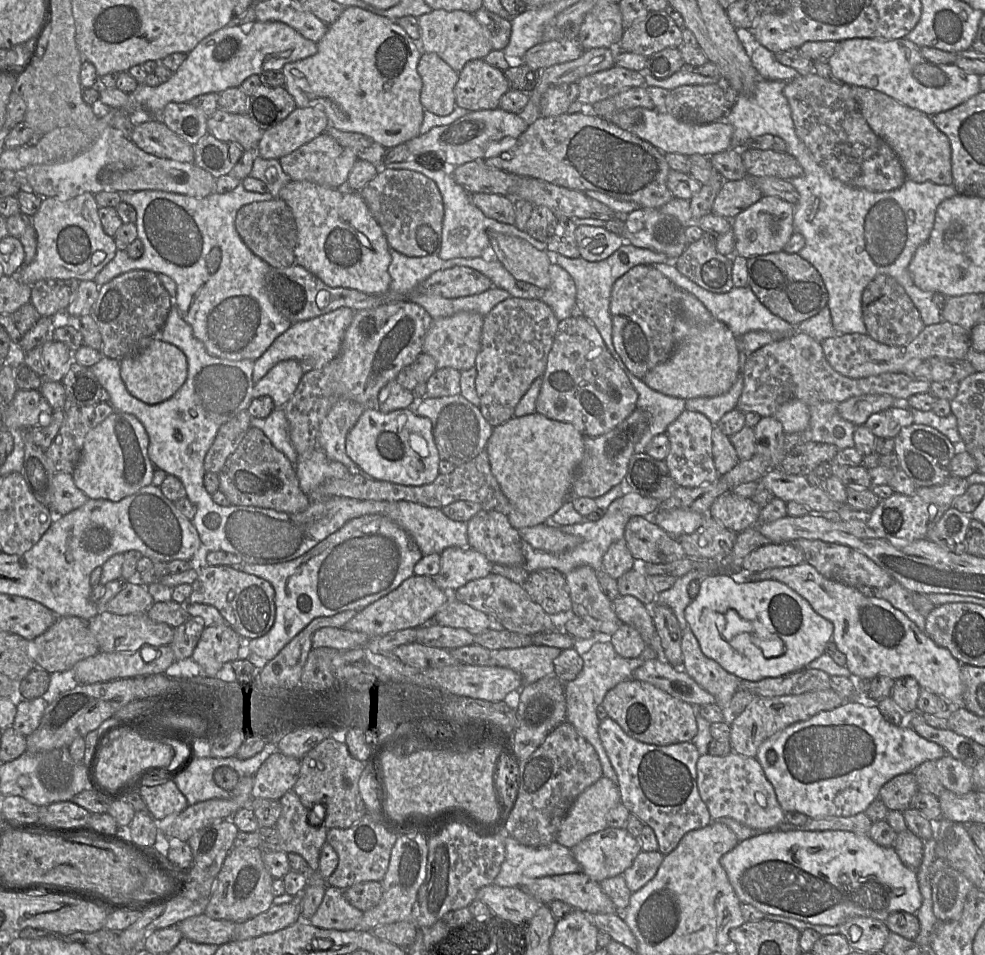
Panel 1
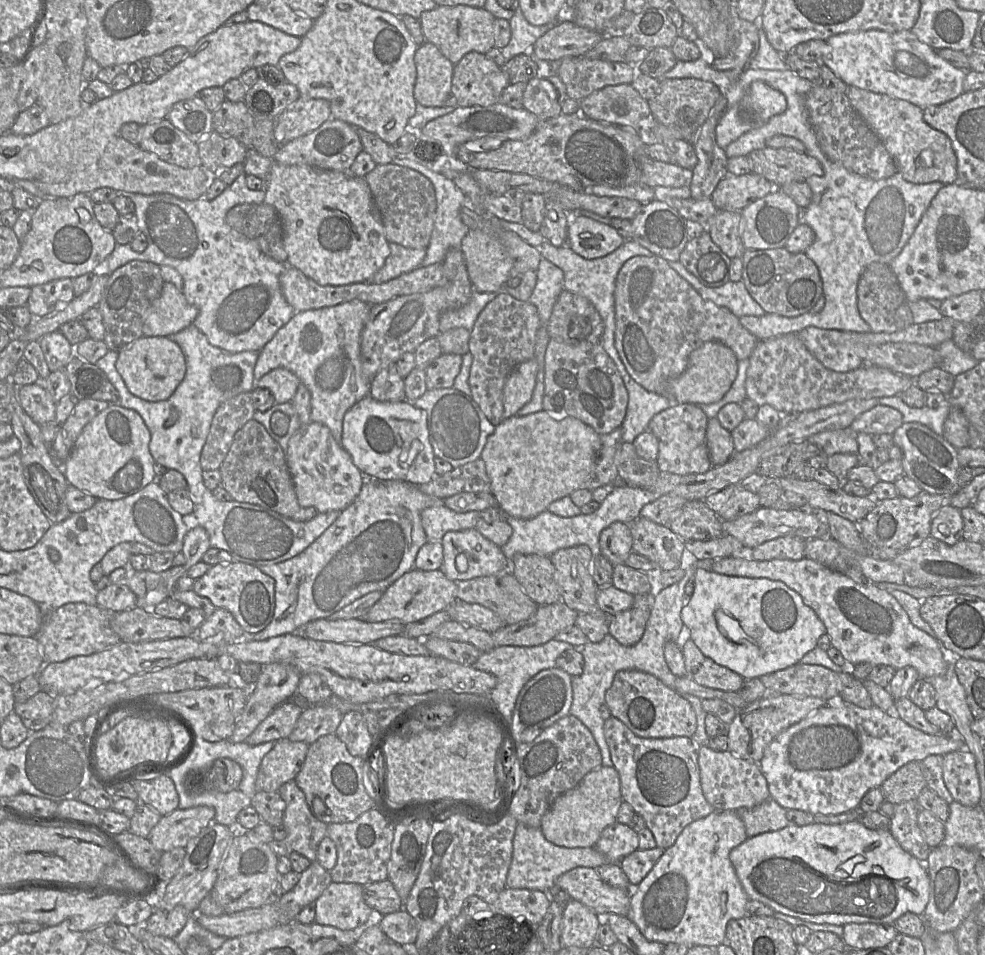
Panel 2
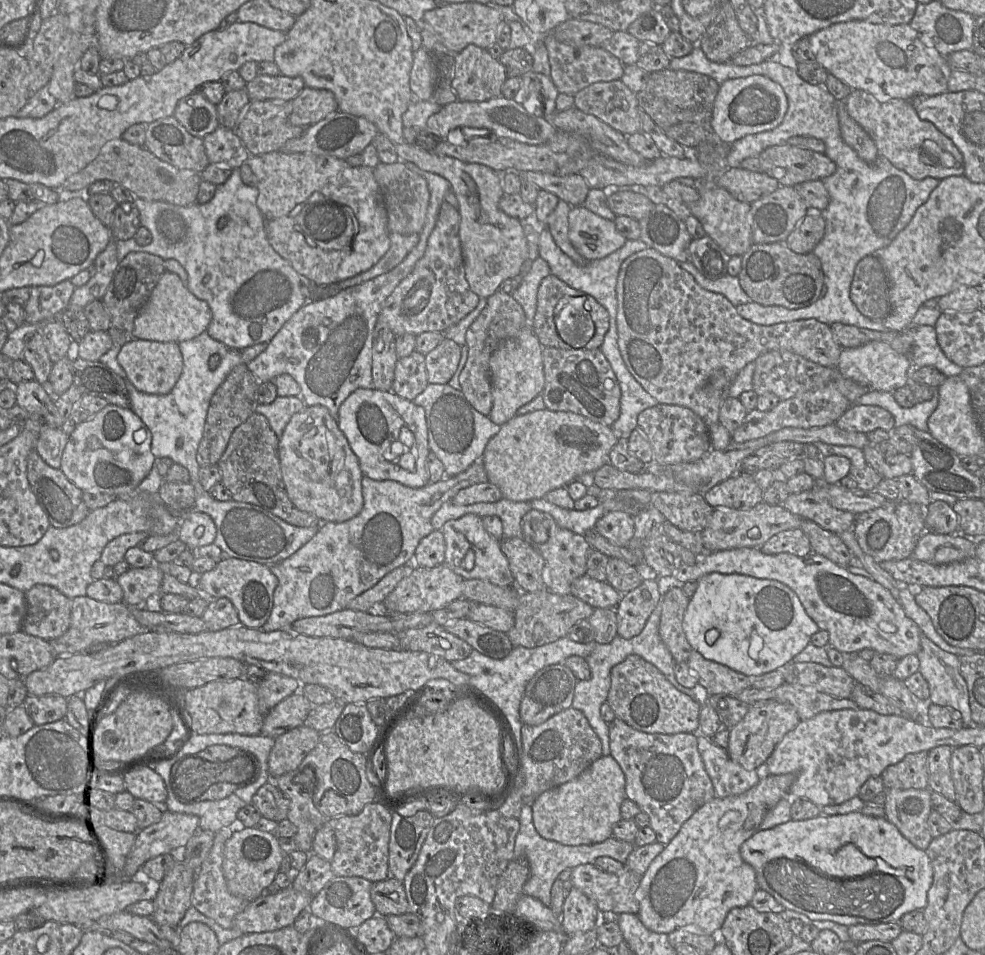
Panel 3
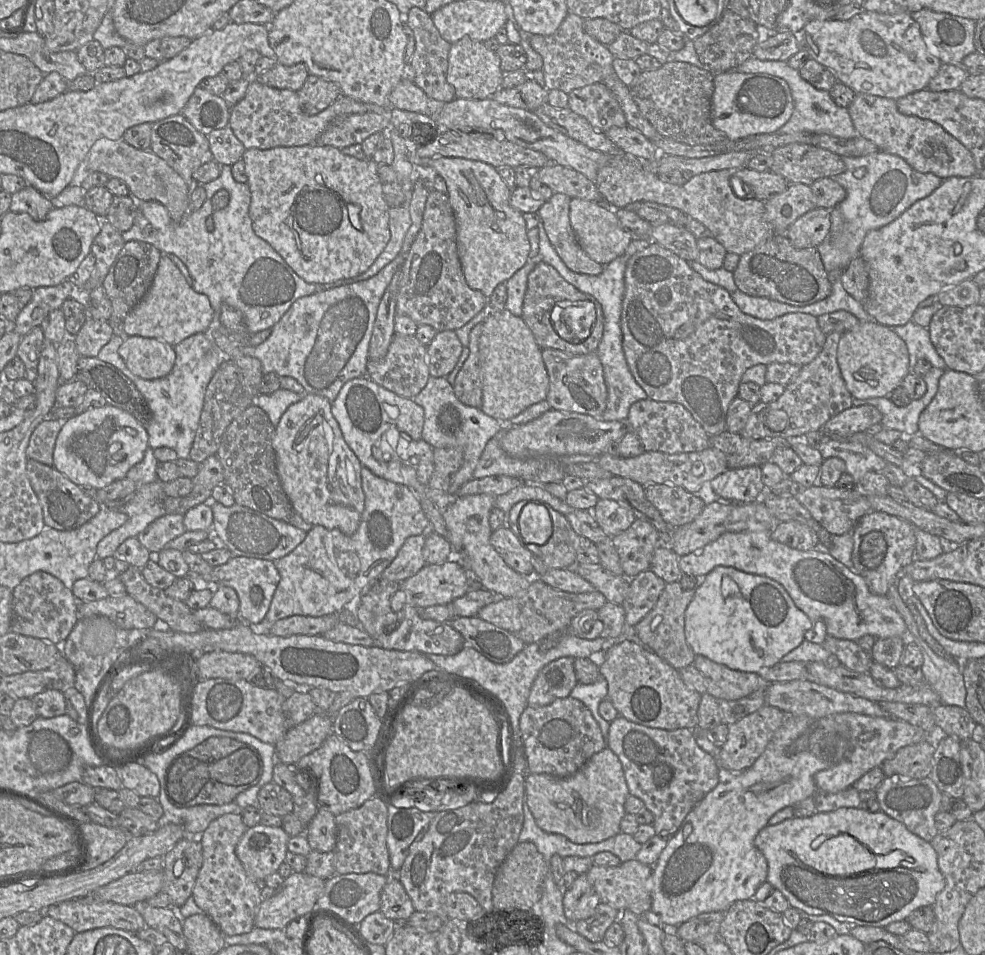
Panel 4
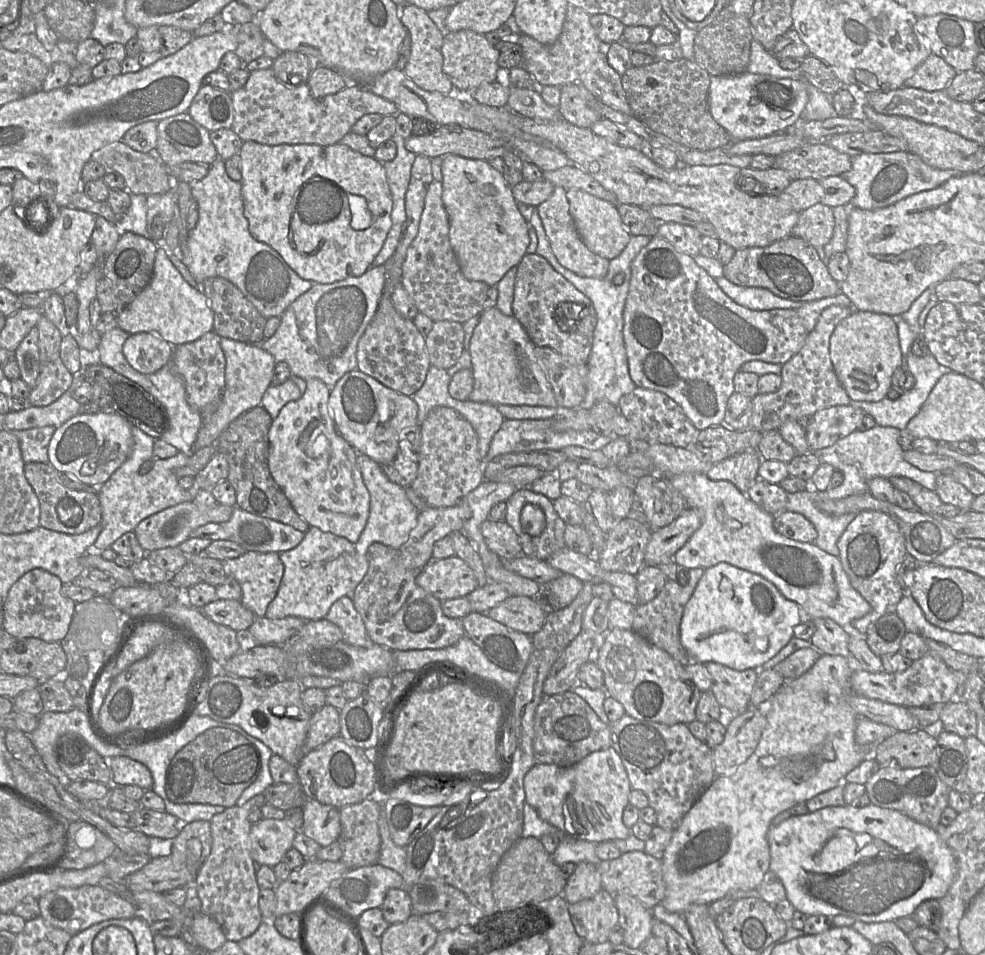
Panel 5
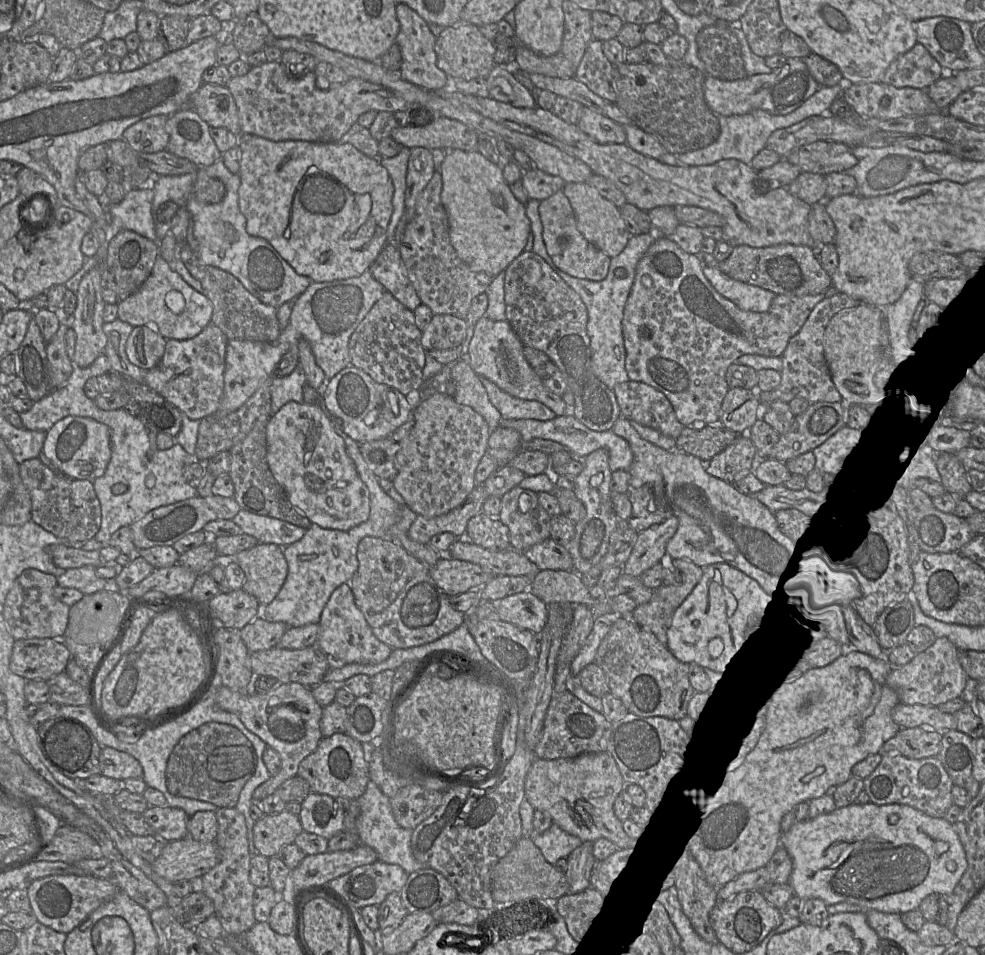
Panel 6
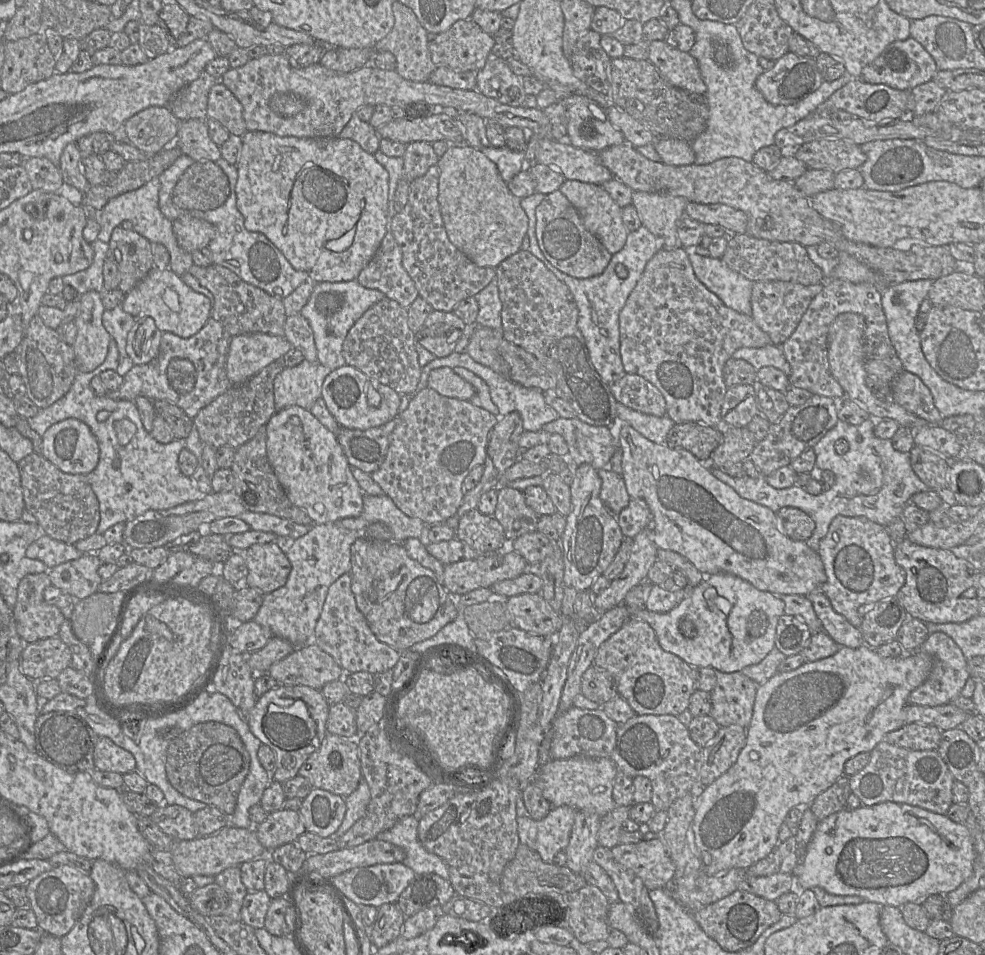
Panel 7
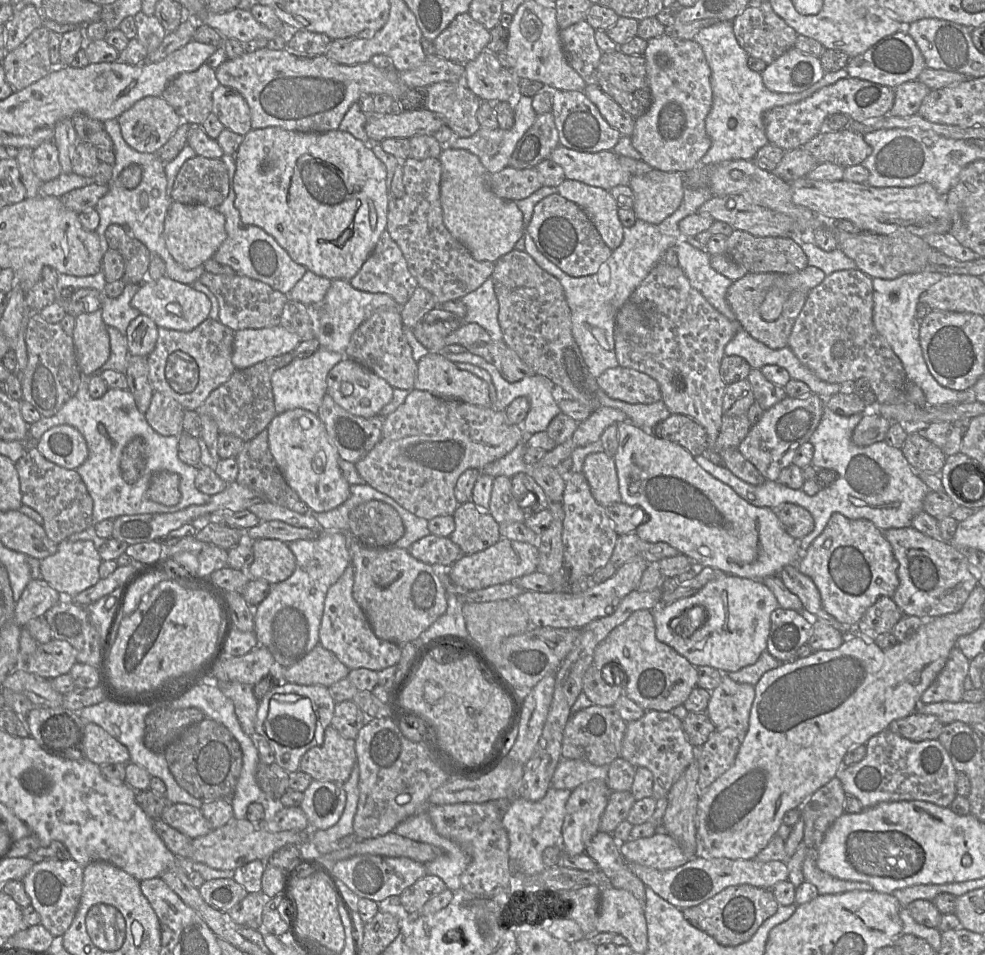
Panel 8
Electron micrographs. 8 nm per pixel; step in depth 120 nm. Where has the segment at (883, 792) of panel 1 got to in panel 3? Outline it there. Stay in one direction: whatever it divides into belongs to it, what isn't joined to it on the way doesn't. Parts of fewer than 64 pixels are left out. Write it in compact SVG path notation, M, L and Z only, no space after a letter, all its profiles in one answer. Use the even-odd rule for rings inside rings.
M921 751L888 766L881 774L885 790L928 788L927 760L928 751Z

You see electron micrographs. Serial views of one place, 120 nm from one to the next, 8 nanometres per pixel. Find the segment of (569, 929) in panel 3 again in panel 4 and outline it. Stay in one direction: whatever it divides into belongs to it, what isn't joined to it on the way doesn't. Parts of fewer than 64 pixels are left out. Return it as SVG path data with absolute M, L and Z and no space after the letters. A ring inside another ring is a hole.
M580 874L568 890L564 890L563 908L566 918L576 922L591 917L600 897L585 874Z

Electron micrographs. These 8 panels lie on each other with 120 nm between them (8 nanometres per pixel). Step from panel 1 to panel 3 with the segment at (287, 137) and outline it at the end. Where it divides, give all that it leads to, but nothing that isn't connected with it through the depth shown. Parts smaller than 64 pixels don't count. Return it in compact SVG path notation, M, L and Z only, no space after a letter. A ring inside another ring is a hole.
M304 87L293 100L290 124L308 127L338 110L334 94L326 89Z

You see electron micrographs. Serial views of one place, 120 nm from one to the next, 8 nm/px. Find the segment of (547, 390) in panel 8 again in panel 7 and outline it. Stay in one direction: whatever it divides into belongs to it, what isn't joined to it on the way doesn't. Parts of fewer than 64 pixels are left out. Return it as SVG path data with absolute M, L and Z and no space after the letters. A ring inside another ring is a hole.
M453 352L446 357L441 357L441 358L436 357L427 365L422 367L420 380L416 387L416 390L409 395L413 396L422 389L426 388L430 372L439 367L450 367L452 369L455 367L464 367L475 373L480 378L482 378L489 387L491 399L493 403L498 407L500 416L507 415L513 411L518 412L521 416L523 428L525 431L531 431L531 432L541 431L545 424L560 418L558 412L547 404L544 391L536 387L525 387L522 386L521 384L512 382L508 378L505 378L500 374L496 373L491 368L474 361L467 352L466 353Z

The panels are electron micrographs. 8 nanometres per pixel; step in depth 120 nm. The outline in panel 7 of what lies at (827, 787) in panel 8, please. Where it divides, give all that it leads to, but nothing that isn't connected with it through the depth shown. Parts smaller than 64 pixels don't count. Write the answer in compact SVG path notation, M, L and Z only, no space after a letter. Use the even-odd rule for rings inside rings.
M844 774L827 790L820 793L809 805L809 808L820 822L828 816L845 809L847 799L851 793L849 777Z

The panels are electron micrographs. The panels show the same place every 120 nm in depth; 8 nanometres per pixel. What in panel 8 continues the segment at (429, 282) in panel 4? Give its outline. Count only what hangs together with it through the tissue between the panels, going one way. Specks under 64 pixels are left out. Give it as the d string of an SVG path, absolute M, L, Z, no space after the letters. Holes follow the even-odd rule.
M407 158L403 162L403 183L405 194L401 198L388 195L387 231L400 247L410 273L416 278L418 286L427 289L435 297L437 304L461 299L476 290L488 278L492 277L494 263L475 260L469 250L448 231L443 221L441 206L441 175L442 167L439 158L417 160Z

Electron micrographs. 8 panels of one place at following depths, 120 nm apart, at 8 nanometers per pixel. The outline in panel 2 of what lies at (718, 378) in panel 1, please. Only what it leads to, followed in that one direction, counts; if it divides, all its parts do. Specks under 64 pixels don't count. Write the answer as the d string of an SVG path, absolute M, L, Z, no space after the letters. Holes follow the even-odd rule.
M708 341L696 348L689 357L686 370L666 384L666 398L671 404L695 404L698 406L720 401L737 377L738 359L725 344Z

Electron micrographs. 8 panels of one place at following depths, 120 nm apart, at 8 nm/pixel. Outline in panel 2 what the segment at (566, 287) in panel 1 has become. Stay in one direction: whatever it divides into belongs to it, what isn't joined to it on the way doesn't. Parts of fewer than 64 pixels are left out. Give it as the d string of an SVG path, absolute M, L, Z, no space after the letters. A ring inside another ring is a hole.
M542 257L537 269L537 283L528 300L536 306L541 326L547 326L553 307L564 289L562 269Z

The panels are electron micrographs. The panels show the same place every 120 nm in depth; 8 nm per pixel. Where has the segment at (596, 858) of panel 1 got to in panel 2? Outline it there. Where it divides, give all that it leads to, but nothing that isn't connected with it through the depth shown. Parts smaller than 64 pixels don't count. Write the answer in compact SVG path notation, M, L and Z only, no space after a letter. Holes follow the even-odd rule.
M615 822L602 831L594 847L610 862L621 862L624 857L639 849L638 833L629 825Z

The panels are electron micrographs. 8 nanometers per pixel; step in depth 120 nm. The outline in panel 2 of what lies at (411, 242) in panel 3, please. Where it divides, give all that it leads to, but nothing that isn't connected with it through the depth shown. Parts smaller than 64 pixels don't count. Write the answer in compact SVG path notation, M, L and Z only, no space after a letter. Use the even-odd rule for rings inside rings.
M389 243L390 254L384 265L370 279L372 284L382 284L413 271L421 266L426 249L406 248L396 243Z

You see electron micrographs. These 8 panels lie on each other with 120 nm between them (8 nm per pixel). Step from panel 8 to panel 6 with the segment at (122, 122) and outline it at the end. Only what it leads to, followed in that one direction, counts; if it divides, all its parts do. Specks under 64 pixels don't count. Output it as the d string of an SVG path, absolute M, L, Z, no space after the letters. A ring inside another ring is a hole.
M165 115L142 119L124 131L123 139L138 153L155 153L166 150L170 139L166 130L167 119Z

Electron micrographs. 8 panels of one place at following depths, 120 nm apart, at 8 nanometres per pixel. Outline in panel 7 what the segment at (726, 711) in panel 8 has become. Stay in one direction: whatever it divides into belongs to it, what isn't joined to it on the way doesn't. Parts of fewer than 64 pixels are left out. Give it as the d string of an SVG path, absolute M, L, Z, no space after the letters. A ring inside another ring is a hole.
M716 670L710 716L720 727L747 728L753 715L758 686L741 671L727 673Z

